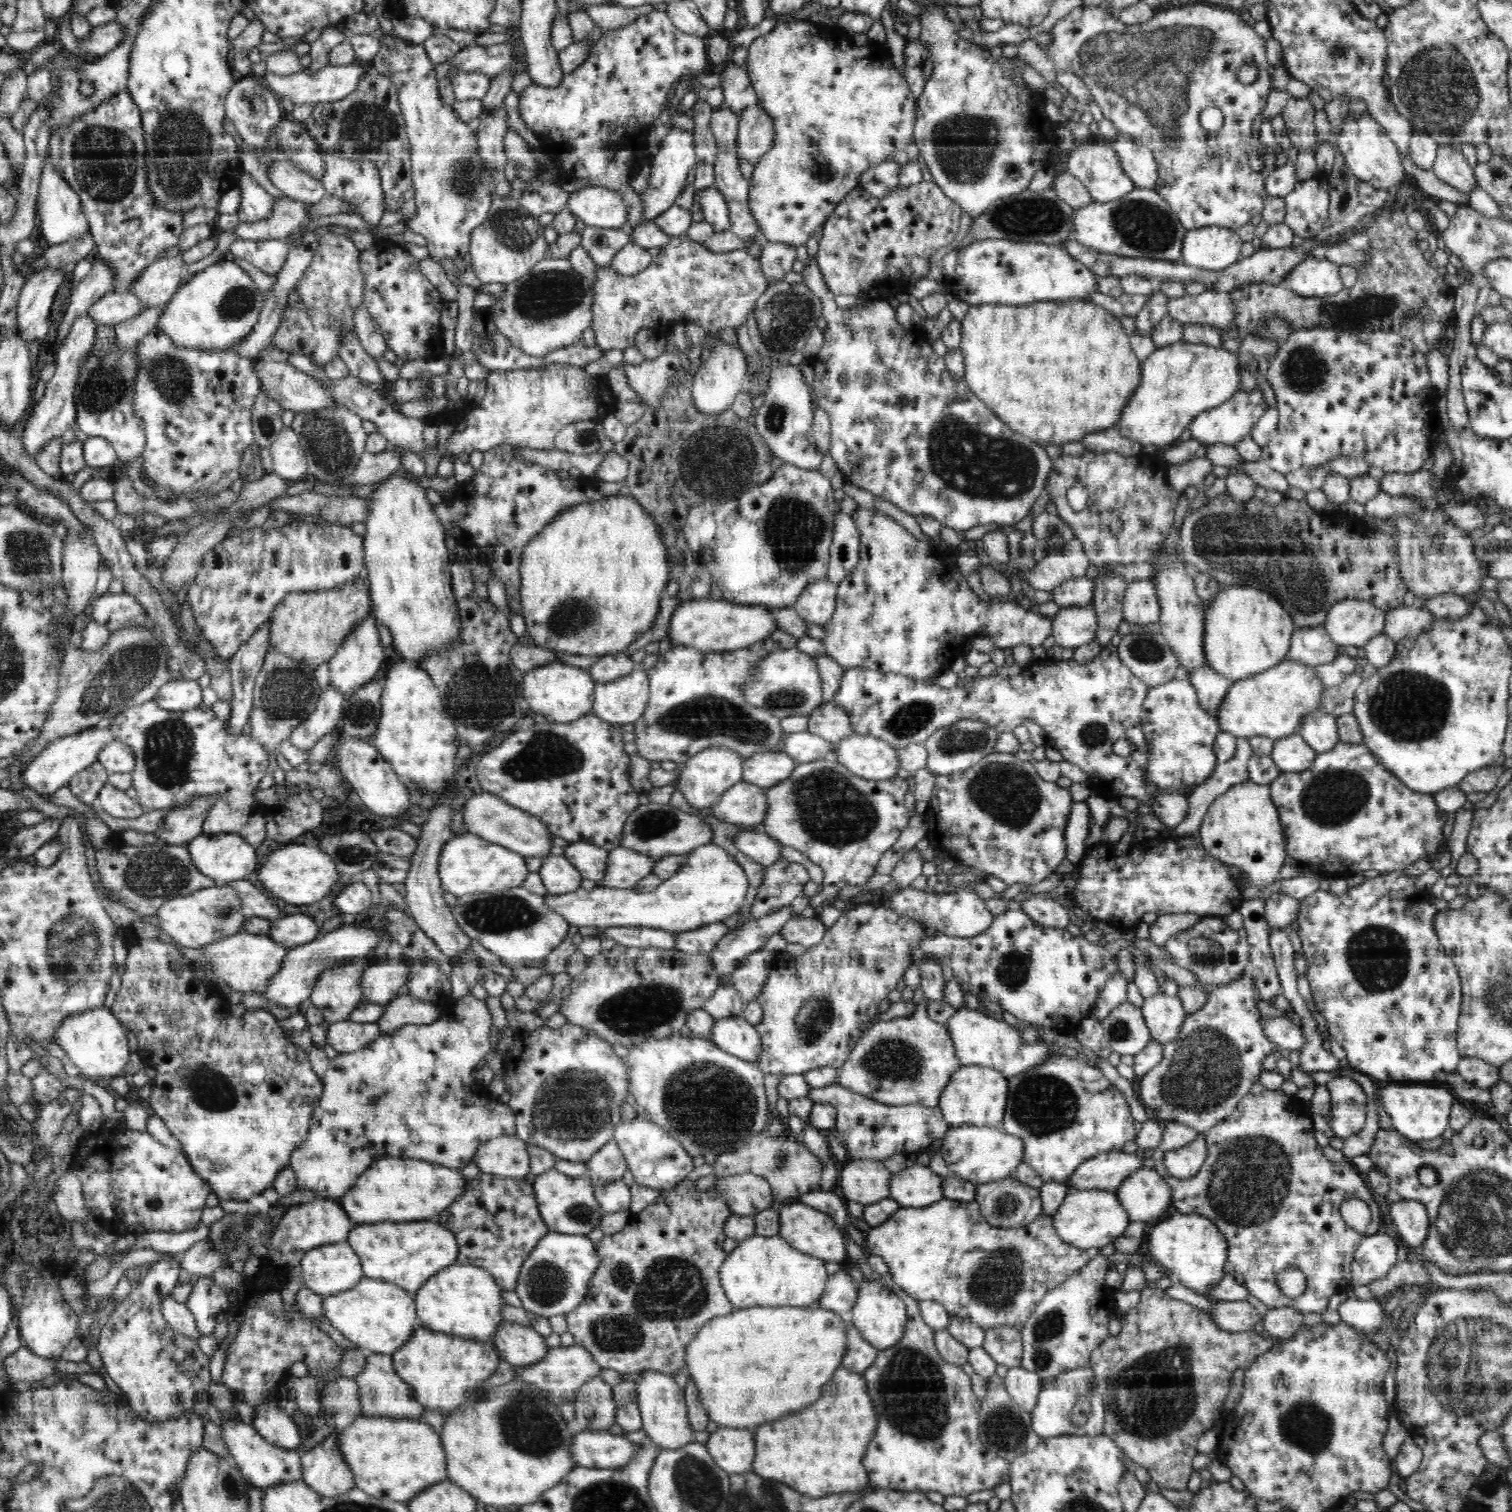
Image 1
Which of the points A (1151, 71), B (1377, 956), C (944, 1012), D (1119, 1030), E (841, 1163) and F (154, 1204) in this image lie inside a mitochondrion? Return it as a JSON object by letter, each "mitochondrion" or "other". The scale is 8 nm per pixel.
{"A":"mitochondrion","B":"mitochondrion","C":"other","D":"mitochondrion","E":"other","F":"other"}

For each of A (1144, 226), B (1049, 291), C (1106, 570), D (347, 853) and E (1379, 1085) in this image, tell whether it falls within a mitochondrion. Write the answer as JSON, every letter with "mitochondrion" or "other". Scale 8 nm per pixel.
{"A":"mitochondrion","B":"other","C":"other","D":"mitochondrion","E":"other"}

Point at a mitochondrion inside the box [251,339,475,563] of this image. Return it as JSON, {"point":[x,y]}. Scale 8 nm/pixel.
{"point":[331,450]}

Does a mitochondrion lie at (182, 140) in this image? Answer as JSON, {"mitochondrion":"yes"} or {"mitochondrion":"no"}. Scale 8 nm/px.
{"mitochondrion":"yes"}

